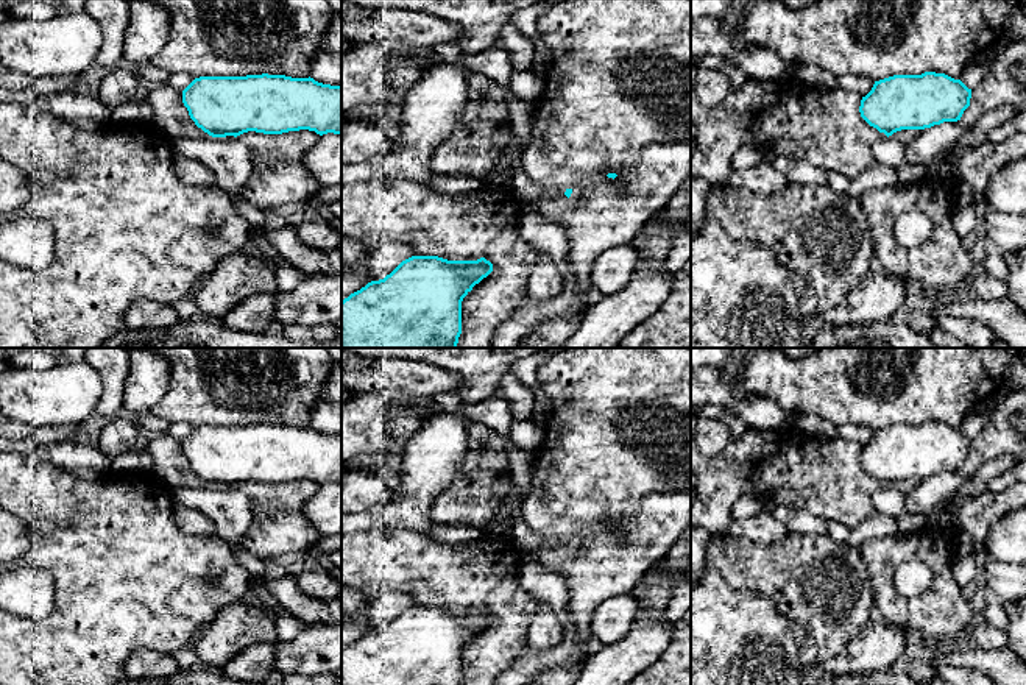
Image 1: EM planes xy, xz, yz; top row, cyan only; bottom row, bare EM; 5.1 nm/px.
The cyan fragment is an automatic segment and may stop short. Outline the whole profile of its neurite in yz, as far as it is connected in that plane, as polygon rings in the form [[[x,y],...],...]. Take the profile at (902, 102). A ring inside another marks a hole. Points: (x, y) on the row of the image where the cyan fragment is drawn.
[[[945,73],[893,75],[875,81],[862,97],[861,117],[887,137],[901,130],[925,130],[961,120],[971,89]]]

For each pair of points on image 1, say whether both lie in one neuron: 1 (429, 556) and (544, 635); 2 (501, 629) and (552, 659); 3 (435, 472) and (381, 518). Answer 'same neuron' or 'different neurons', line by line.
1: different neurons
2: different neurons
3: same neuron

